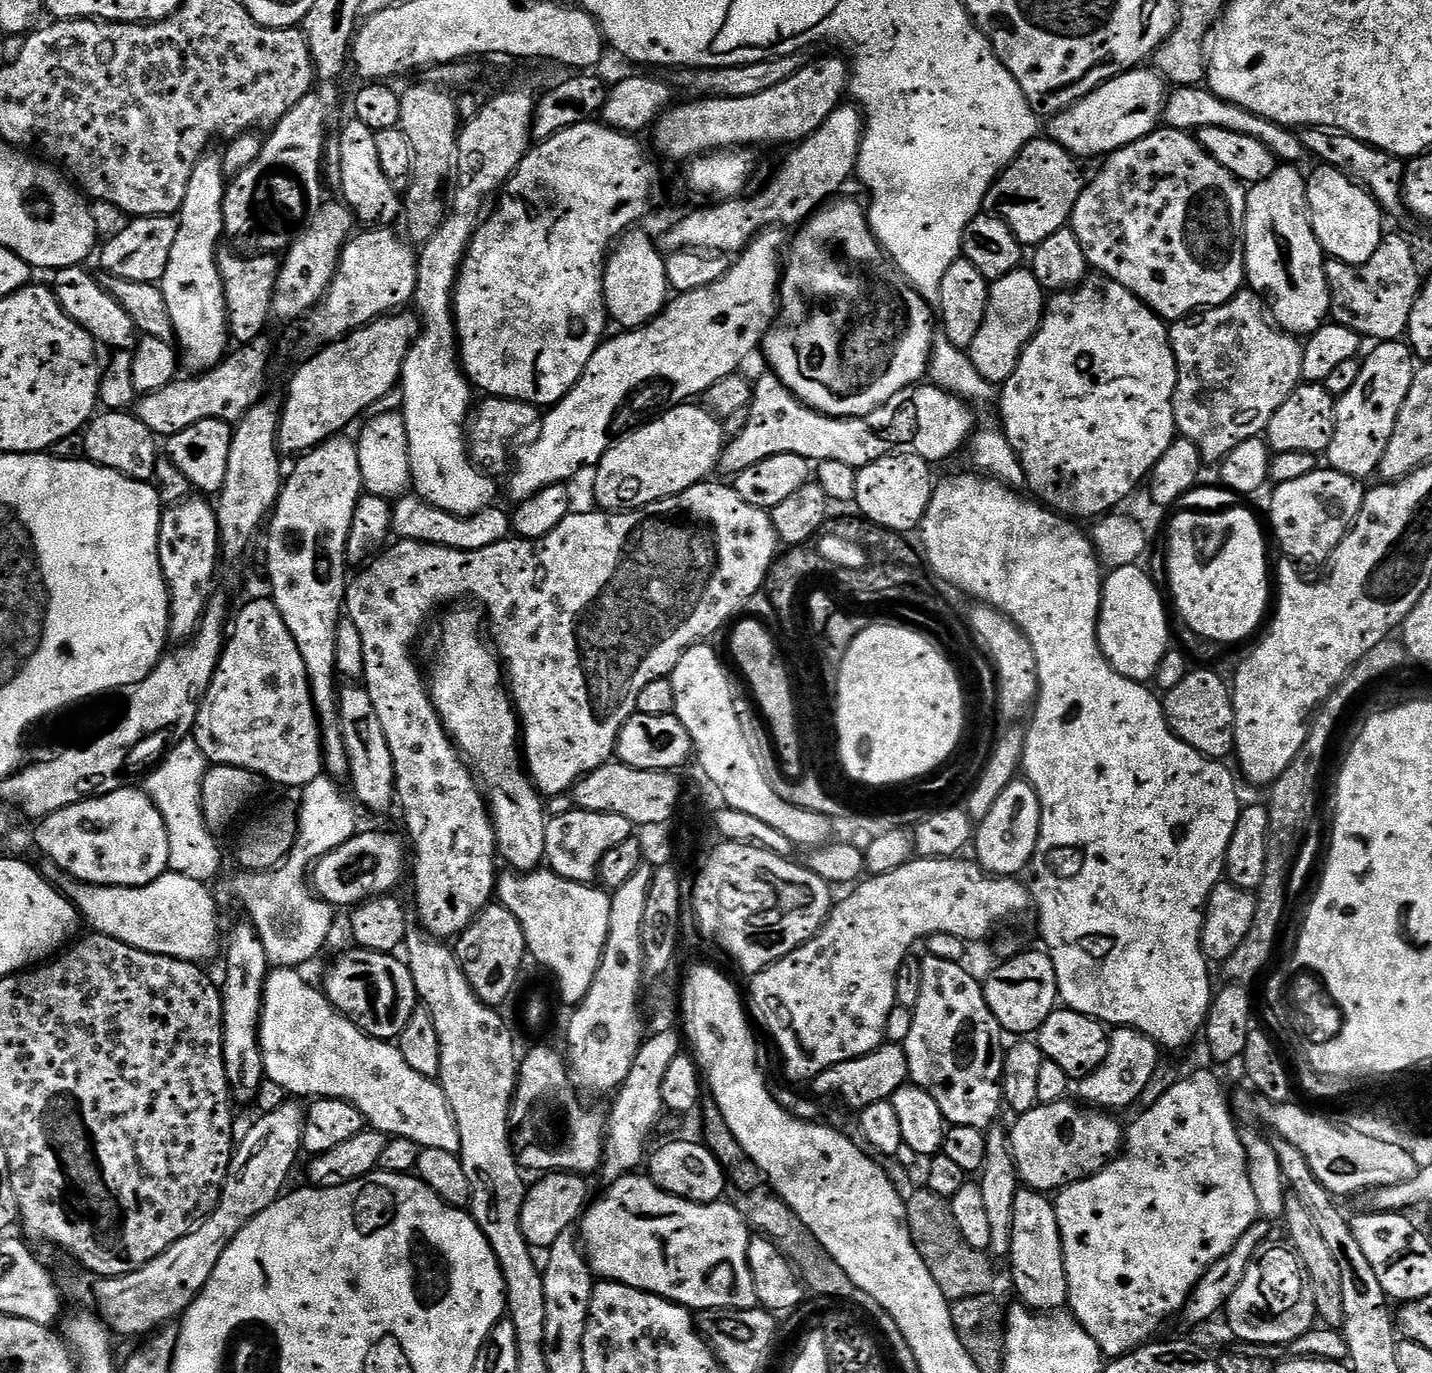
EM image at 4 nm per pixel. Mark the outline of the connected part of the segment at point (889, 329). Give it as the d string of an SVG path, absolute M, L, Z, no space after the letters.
M833 198L823 206L816 209L808 217L806 223L799 229L796 237L791 237L790 247L787 249L788 261L782 264L782 279L780 280L780 291L778 293L779 303L782 305L782 315L778 323L771 330L765 332L762 341L762 353L768 359L771 371L783 384L792 391L801 402L808 408L813 408L816 412L821 412L824 416L865 416L874 410L881 408L894 394L898 394L903 388L911 388L913 384L921 383L929 375L930 361L934 347L934 335L932 336L932 320L934 324L934 312L928 309L928 304L923 295L915 288L905 287L905 292L892 281L892 276L888 273L890 260L880 241L876 239L872 228L868 224L868 213L865 205L859 204L856 200L840 200Z

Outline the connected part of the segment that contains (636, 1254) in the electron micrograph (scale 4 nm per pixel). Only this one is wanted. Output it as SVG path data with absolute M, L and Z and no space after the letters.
M633 1174L623 1176L620 1180L611 1181L607 1185L608 1193L600 1201L589 1203L582 1219L579 1221L579 1235L582 1237L582 1247L587 1255L588 1263L597 1277L612 1280L616 1284L625 1284L631 1288L637 1288L643 1292L652 1292L655 1296L661 1296L674 1303L682 1305L689 1310L703 1310L706 1308L754 1308L757 1307L756 1295L754 1294L754 1278L750 1274L748 1265L748 1241L750 1229L744 1215L736 1208L735 1203L717 1202L714 1204L695 1204L692 1200L686 1200L683 1196L672 1196L669 1192L661 1190L652 1181L651 1175Z

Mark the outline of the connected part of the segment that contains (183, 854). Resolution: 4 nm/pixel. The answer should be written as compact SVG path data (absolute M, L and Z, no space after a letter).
M189 738L171 748L167 756L147 773L142 784L166 822L170 838L169 869L203 884L212 882L220 872L220 844L216 841L219 839L217 833L208 827L202 812L202 784L209 767L198 742Z

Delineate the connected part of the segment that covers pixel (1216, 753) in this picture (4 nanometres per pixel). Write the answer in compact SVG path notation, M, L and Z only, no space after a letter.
M1212 670L1200 671L1204 672L1189 671L1188 676L1182 678L1182 682L1178 682L1178 686L1174 686L1174 690L1166 693L1162 700L1164 716L1168 719L1169 726L1172 727L1172 733L1178 738L1182 738L1182 742L1186 742L1191 748L1208 757L1209 760L1223 761L1233 755L1236 747L1236 719L1234 718L1232 693L1226 680L1224 684L1223 678L1218 673L1208 672Z

